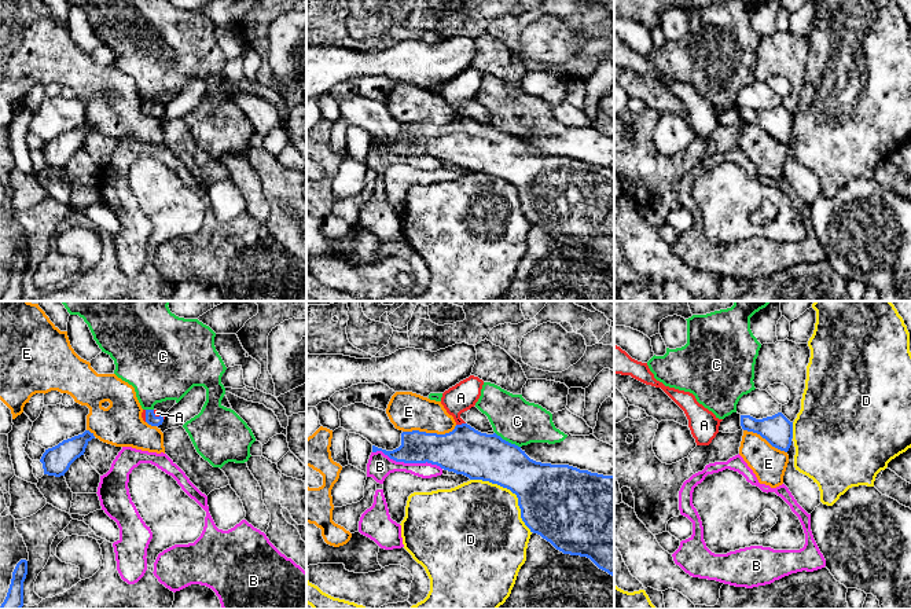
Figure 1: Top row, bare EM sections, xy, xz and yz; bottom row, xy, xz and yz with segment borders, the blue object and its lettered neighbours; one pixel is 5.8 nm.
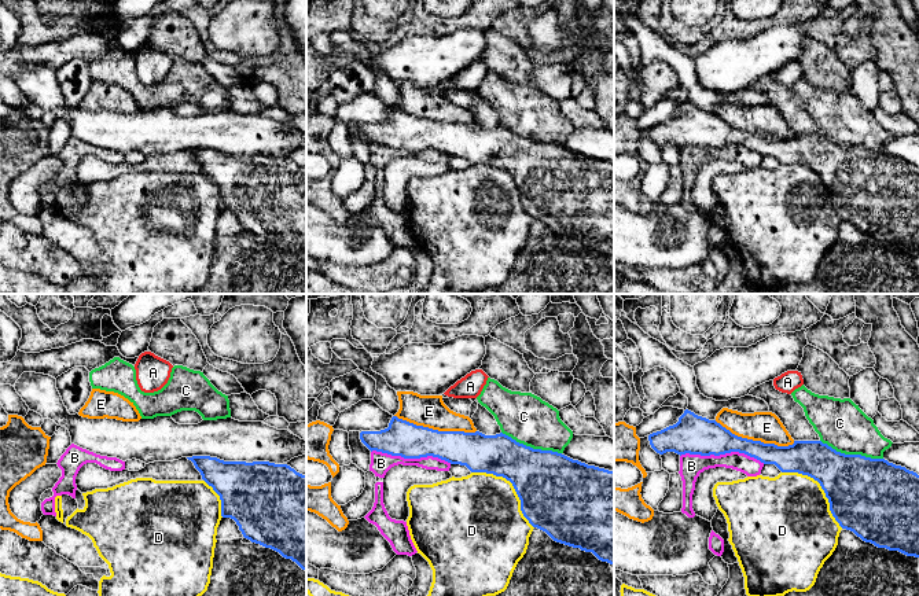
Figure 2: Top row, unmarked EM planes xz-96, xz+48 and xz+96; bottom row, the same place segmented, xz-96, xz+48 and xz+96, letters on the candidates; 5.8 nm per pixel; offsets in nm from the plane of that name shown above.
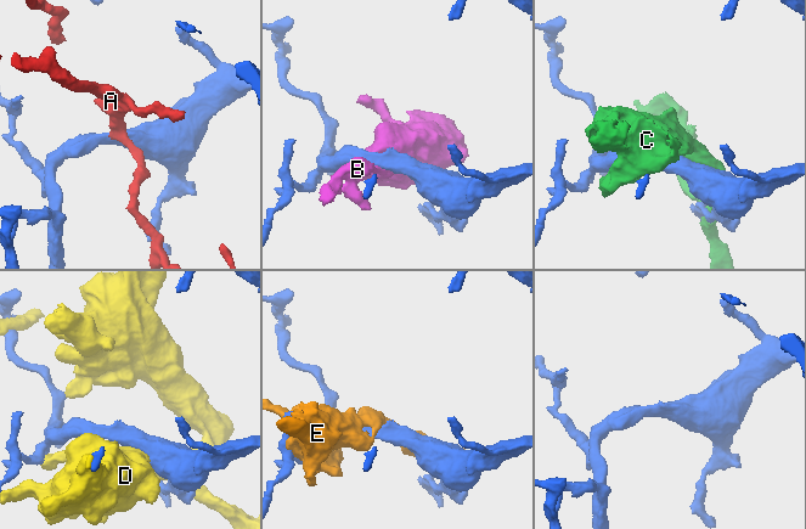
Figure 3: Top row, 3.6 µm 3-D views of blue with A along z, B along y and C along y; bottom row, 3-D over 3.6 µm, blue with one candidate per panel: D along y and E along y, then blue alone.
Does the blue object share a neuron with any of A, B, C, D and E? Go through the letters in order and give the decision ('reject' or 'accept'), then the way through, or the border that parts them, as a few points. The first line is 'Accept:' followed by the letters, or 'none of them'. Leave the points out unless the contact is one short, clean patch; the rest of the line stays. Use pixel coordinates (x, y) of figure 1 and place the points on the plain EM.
Accept: A
A: accept; way xz (466, 143), (463, 140), (462, 116), (456, 109), (460, 90)
B: reject
C: reject
D: reject
E: reject

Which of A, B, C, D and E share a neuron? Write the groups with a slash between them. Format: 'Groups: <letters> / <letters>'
Groups: A / B / C / D / E

